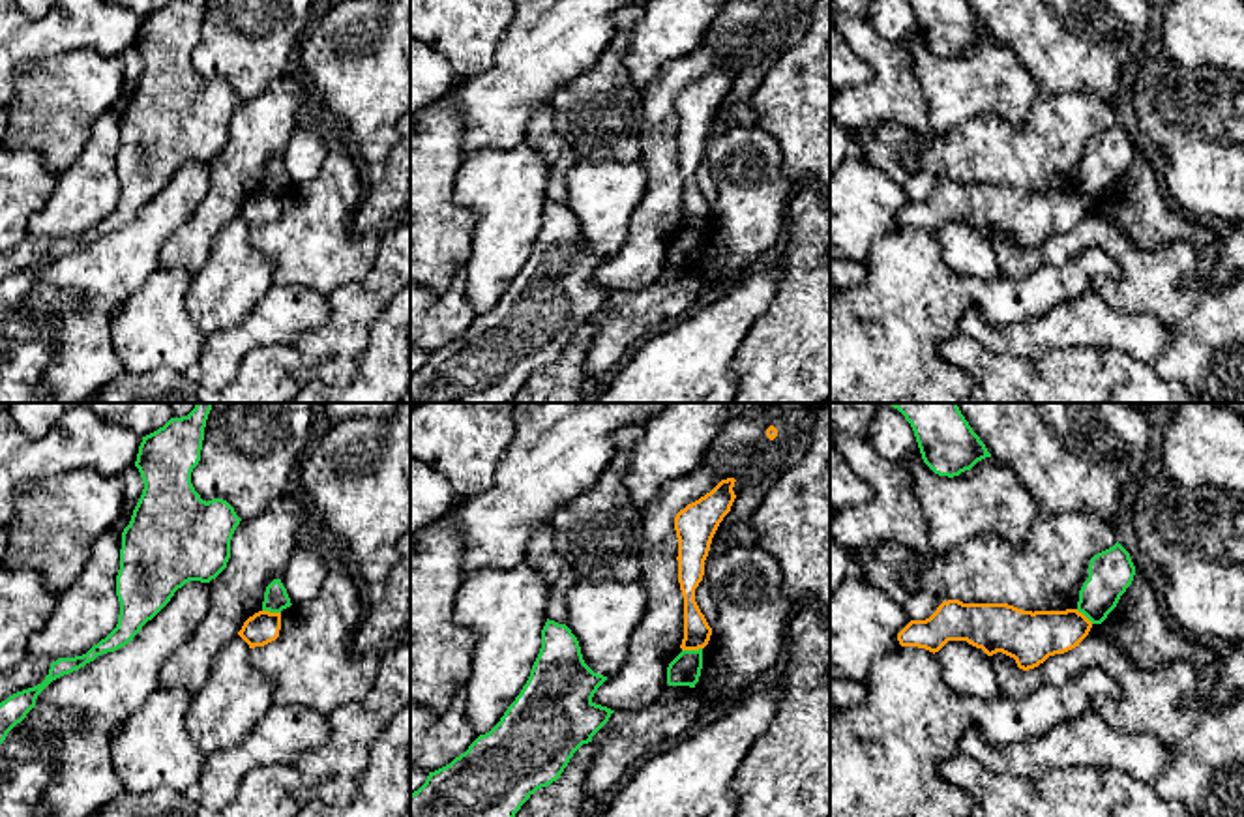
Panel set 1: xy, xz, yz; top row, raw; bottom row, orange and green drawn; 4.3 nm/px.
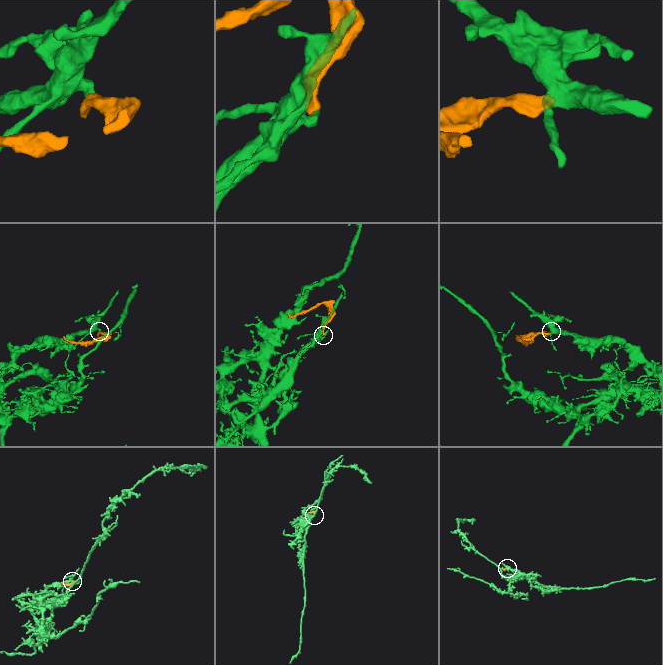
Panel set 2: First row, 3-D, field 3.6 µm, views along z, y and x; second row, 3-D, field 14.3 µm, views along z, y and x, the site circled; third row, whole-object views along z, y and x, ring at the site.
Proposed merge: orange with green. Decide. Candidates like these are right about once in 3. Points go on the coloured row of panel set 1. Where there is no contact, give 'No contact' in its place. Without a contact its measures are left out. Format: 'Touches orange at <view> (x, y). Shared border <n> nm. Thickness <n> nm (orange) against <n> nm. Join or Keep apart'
Touches orange at xz (692, 649). Shared border 90 nm. Thickness 120 nm (orange) against 140 nm. Keep apart

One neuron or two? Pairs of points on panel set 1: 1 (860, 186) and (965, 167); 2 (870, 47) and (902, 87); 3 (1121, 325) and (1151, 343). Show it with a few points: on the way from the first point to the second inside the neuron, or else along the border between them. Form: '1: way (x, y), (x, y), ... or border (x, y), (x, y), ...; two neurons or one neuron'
1: border (858, 152), (911, 199); two neurons
2: way (879, 57), (894, 72), (894, 77); one neuron
3: way (1128, 332), (1143, 338); one neuron

